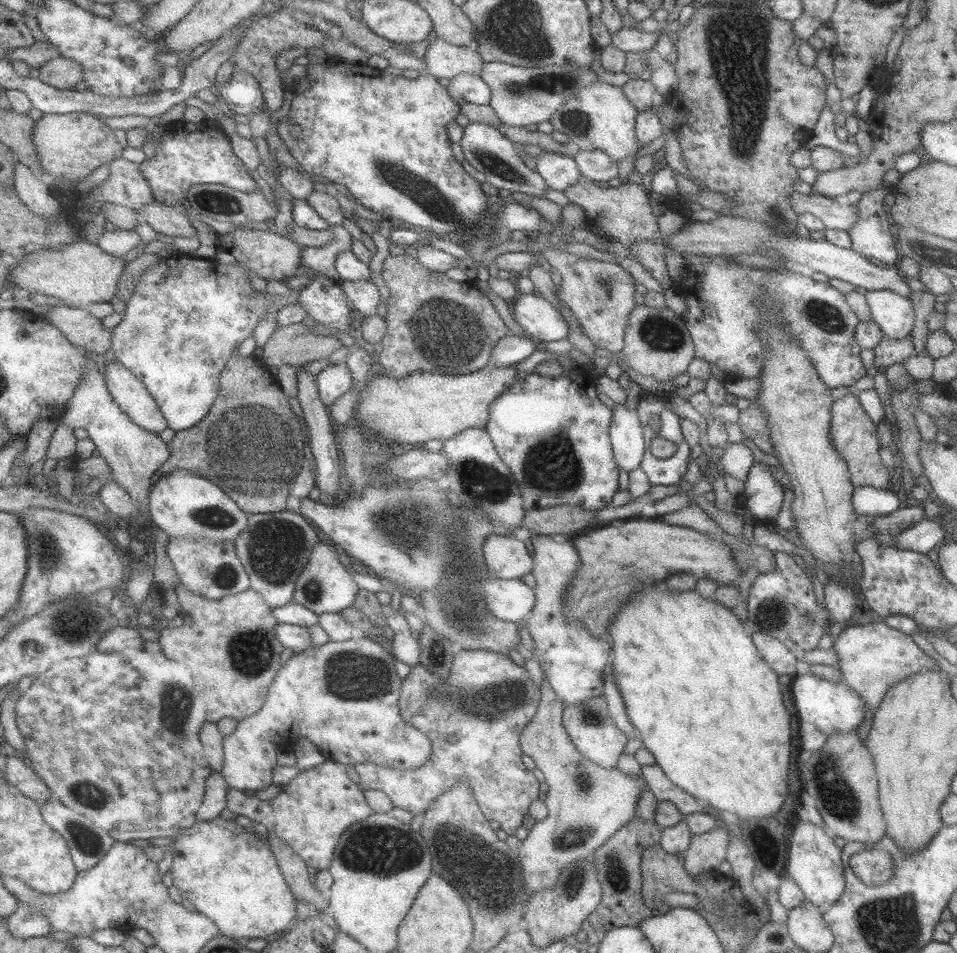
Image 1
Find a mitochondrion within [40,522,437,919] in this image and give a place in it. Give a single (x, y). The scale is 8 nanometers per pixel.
(385, 850)

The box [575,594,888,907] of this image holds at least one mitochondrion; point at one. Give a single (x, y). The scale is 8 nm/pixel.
(839, 800)

